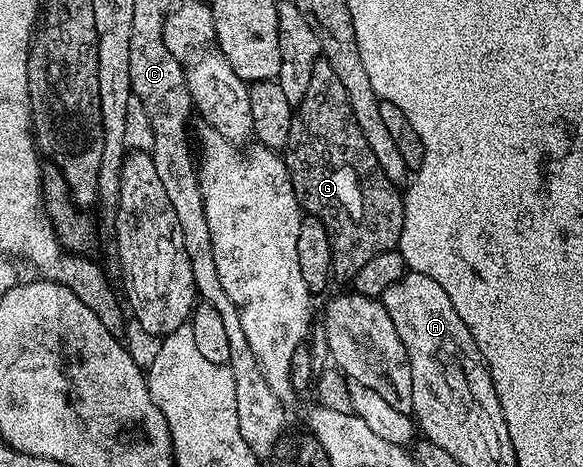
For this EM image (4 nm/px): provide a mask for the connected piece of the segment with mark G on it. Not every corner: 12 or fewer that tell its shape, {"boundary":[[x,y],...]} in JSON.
{"boundary":[[314,63],[284,149],[303,213],[349,281],[393,252],[399,185],[332,66]]}

